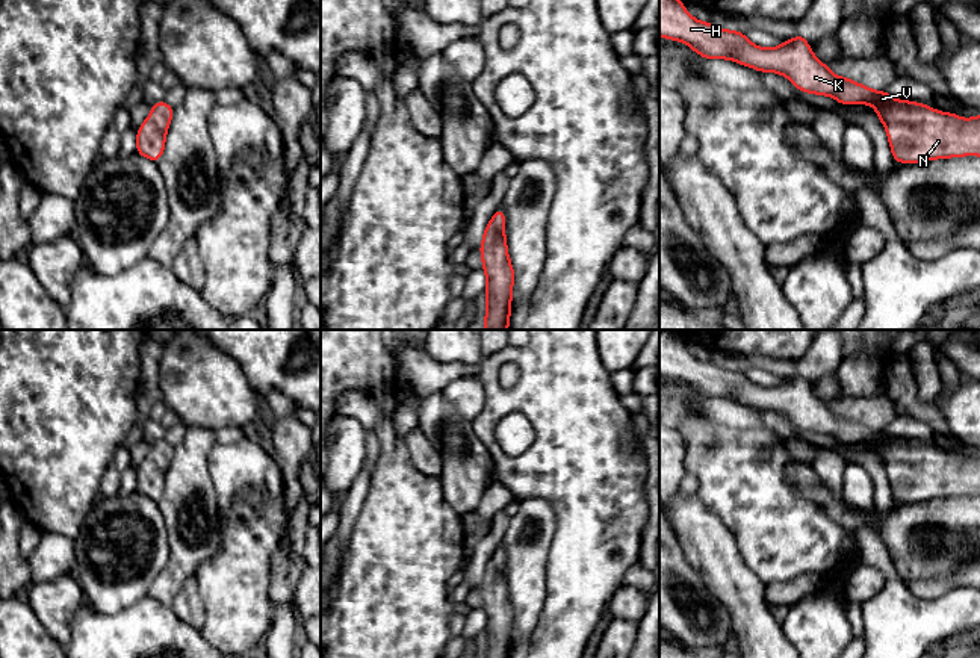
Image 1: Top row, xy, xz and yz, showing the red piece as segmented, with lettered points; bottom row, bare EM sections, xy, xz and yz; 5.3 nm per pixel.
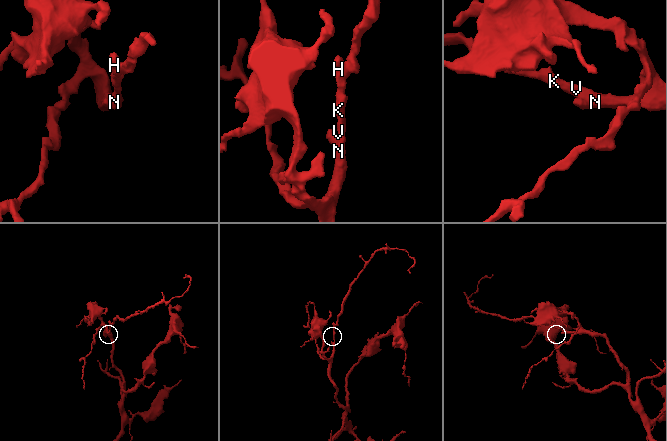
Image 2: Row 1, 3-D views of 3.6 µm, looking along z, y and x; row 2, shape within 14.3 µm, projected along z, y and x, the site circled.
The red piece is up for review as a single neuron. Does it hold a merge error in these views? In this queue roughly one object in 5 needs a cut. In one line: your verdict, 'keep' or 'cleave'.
keep

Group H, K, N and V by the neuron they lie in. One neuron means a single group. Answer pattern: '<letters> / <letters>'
H K N V

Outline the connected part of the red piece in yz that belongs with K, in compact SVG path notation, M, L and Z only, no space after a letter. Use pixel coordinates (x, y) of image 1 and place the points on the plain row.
M659 330L659 375L681 380L703 398L732 398L761 411L779 411L802 431L829 434L839 443L873 443L885 463L897 502L980 495L980 452L965 458L923 442L895 439L848 416L838 416L820 401L800 372L774 387L752 383L738 369L723 369L693 357L684 340Z

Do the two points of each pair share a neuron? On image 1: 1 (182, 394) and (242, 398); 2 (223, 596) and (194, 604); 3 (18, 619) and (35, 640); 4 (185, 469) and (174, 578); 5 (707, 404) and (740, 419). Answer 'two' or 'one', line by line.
1: one
2: two
3: one
4: one
5: one

